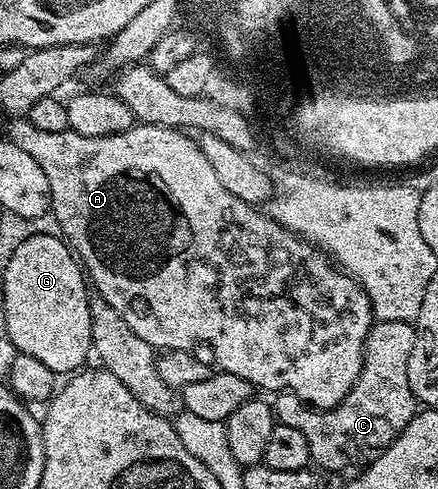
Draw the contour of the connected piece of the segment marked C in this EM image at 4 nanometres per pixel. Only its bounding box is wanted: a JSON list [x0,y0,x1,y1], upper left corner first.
[272,321,420,472]

